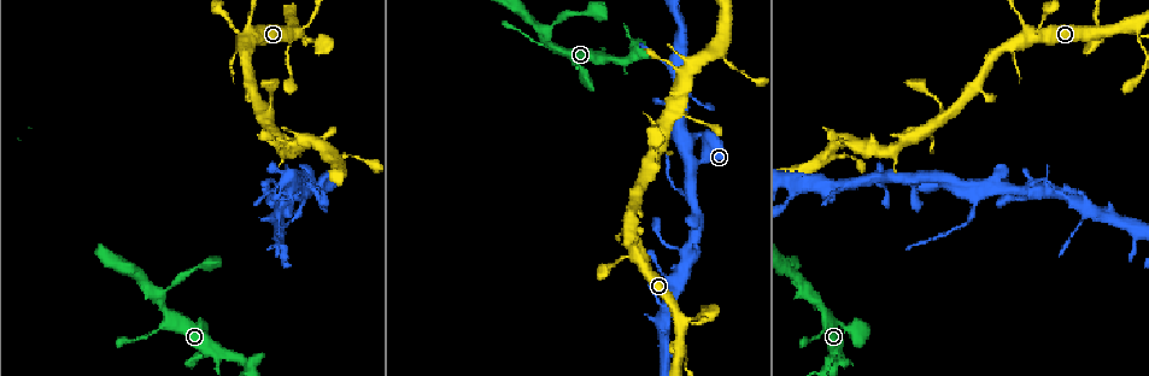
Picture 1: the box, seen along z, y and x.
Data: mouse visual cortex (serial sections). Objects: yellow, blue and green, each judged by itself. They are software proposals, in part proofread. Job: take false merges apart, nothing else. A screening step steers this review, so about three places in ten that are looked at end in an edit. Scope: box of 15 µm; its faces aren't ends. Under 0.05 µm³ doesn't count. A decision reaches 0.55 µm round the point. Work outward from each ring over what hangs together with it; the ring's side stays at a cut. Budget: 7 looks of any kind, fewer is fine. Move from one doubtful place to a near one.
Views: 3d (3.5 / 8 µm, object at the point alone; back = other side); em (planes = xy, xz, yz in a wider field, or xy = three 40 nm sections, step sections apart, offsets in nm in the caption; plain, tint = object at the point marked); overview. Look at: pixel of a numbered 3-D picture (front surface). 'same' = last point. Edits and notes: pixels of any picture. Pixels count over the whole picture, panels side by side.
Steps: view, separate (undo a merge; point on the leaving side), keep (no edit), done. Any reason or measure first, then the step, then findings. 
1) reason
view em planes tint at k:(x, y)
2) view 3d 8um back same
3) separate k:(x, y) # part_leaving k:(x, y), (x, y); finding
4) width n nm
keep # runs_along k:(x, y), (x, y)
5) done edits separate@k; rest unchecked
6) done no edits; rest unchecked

calibre changes
view em xy step 3 tint at 1:(834, 358)

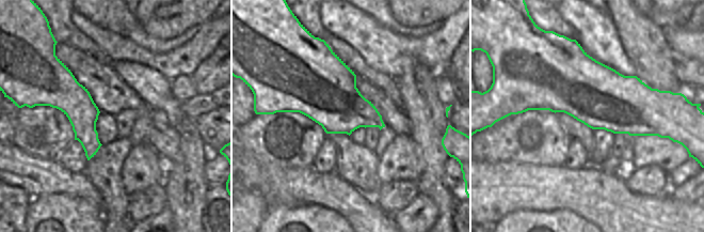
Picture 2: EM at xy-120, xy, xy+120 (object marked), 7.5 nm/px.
view 3d 3.5um same

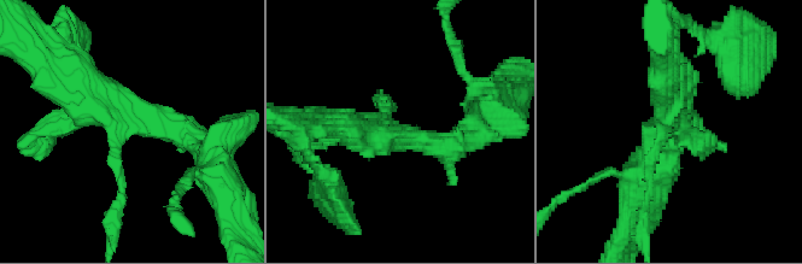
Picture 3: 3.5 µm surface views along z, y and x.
keep # runs_along 3:(64, 74), (116, 125), (123, 181); continuous, no second cell

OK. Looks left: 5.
calibre changes
view 3d 3.5um at 1:(973, 210)

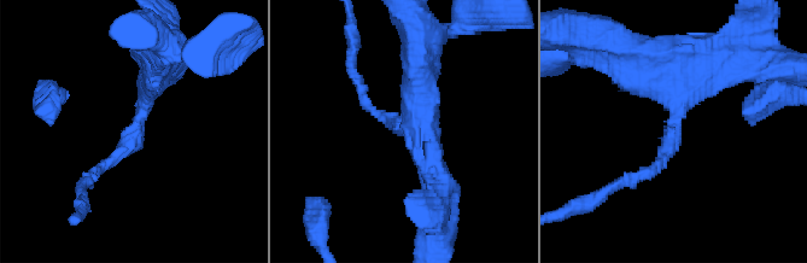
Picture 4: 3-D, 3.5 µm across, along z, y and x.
arm_widths 150, 400 nm; shape alone is not enough
view em xy step 1 tint at 4:(135, 126)

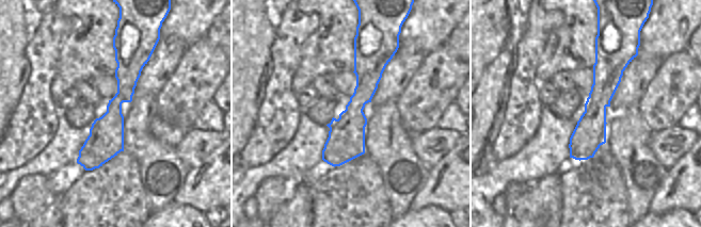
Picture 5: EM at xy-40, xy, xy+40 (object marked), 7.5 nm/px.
separate 4:(121, 152) # part_leaving 4:(136, 122), (126, 148), (81, 185); two cells meet here

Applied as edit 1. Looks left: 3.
done edits separate@4; rest unchecked

